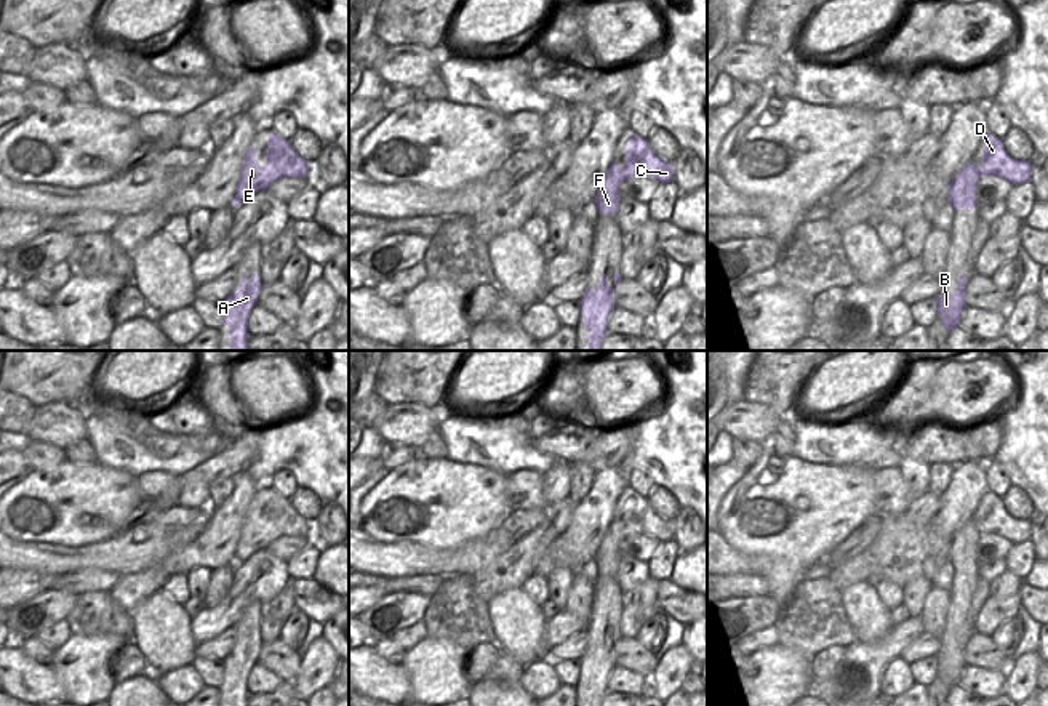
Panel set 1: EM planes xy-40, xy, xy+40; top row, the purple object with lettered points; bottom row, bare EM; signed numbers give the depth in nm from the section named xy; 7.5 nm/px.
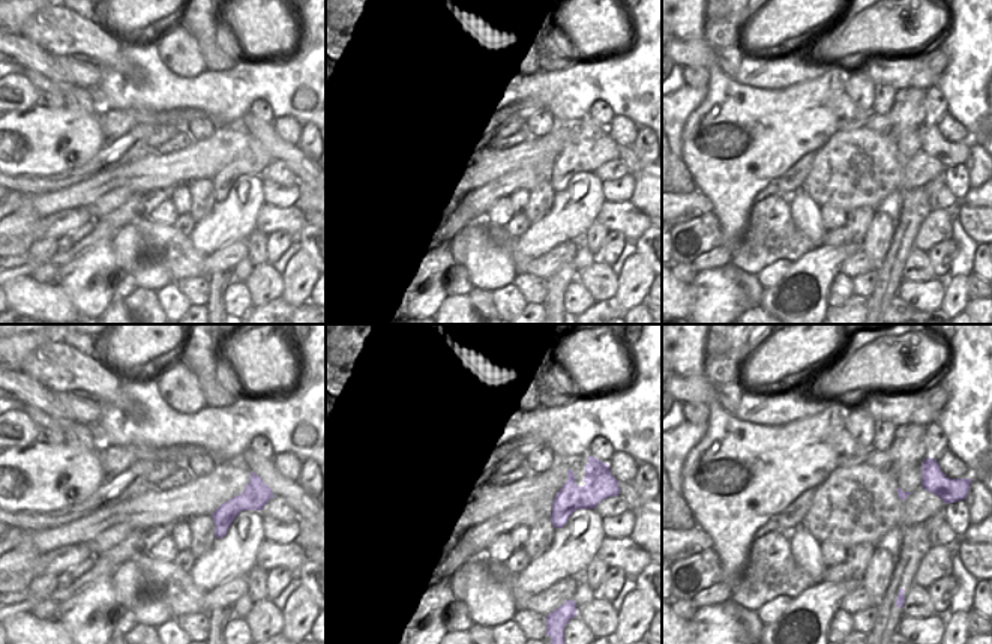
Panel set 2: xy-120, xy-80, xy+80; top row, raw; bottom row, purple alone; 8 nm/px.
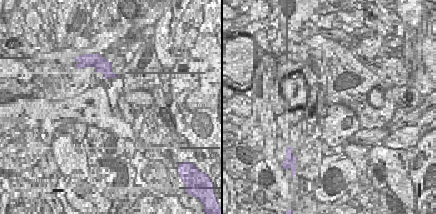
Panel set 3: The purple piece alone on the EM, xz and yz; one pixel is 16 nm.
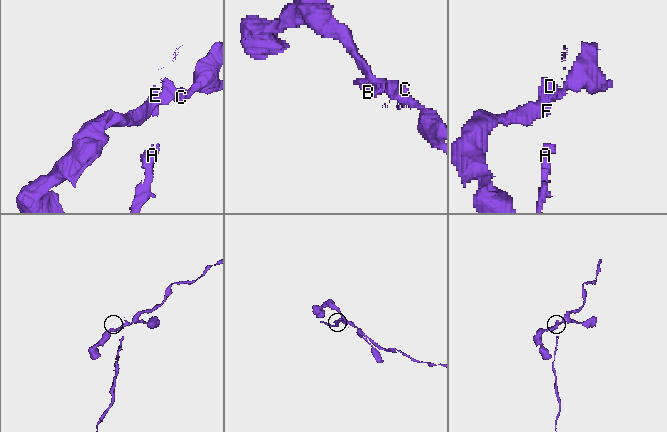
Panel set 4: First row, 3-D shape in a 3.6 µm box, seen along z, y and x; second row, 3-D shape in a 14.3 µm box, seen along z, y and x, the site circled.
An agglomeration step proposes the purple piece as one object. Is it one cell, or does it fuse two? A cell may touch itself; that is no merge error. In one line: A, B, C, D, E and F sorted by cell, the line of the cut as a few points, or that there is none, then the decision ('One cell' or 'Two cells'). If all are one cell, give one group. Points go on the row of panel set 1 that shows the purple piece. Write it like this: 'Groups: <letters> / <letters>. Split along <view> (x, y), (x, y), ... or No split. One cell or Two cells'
Groups: A B F / C D E. Split along xy (607, 172), (620, 184). Two cells

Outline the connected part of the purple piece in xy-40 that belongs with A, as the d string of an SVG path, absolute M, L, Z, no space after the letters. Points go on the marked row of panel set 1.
M261 272L254 274L253 282L248 282L248 275L243 275L243 283L237 293L230 293L224 299L224 320L222 325L230 327L230 347L229 351L248 351L248 315L258 304L261 293Z

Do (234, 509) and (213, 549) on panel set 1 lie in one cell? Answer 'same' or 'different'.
same

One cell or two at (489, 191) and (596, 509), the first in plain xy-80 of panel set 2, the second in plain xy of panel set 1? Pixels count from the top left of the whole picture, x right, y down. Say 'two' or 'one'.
one

